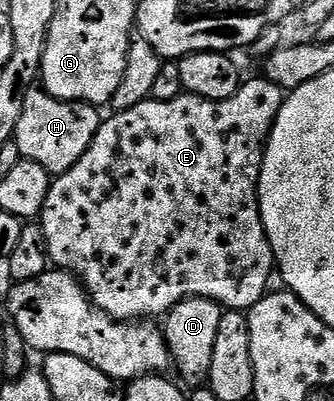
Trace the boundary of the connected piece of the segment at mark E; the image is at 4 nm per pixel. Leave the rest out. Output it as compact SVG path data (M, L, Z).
M264 75L254 81L242 80L239 91L231 99L208 101L202 97L182 95L170 101L152 99L139 103L122 113L106 116L91 147L66 173L60 174L50 184L45 206L41 208L39 224L47 239L50 262L58 270L72 273L81 282L94 305L98 305L108 317L115 321L136 321L138 319L161 319L166 313L188 297L206 297L217 302L226 310L248 311L267 292L267 279L275 271L273 248L265 234L261 205L257 202L257 184L261 178L261 164L265 158L265 145L269 142L269 132L273 130L273 120L281 105L277 102L280 88Z

